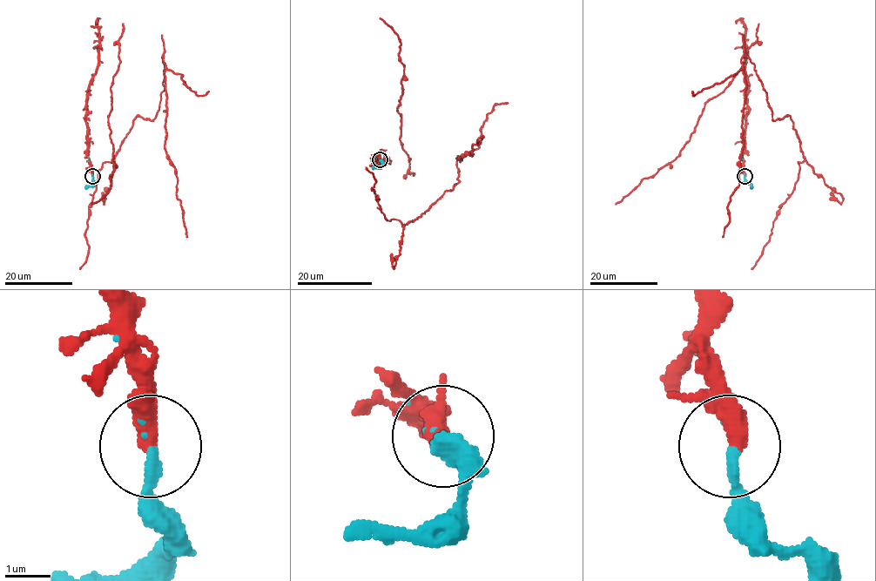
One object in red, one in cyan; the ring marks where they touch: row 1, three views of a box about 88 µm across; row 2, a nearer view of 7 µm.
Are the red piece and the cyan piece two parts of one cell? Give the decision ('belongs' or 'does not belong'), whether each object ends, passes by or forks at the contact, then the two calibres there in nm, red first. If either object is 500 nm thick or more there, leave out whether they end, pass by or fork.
belongs; red ends; cyan ends; calibres 440 and 240 nm

